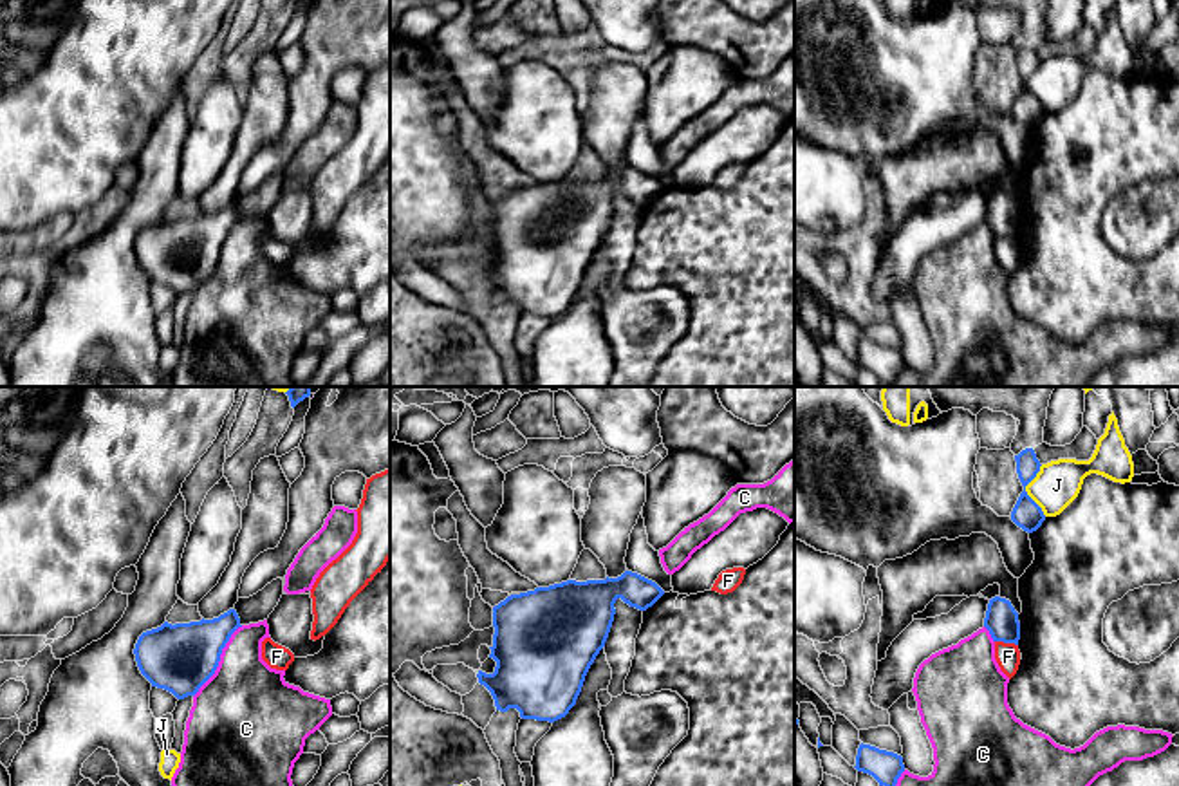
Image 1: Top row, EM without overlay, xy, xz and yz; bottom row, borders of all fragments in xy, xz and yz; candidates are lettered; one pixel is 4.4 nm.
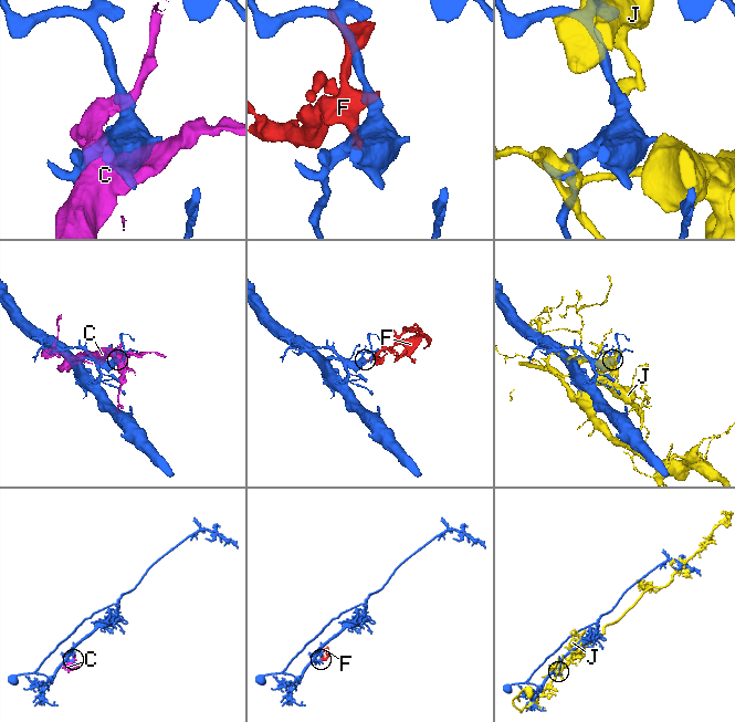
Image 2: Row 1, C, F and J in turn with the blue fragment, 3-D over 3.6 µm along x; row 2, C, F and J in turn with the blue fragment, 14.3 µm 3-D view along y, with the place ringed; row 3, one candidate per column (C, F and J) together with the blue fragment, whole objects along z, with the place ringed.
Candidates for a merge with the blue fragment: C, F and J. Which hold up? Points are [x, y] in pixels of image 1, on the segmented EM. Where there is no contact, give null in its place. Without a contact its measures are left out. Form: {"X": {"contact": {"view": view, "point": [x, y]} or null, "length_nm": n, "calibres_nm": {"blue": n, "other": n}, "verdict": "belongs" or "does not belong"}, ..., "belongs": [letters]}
{"C": {"contact": {"view": "xy", "point": [219, 660]}, "length_nm": 380, "calibres_nm": {"blue": 300, "other": 420}, "verdict": "does not belong"}, "F": {"contact": {"view": "yz", "point": [1006, 642]}, "length_nm": 110, "calibres_nm": {"blue": 150, "other": 110}, "verdict": "does not belong"}, "J": {"contact": {"view": "yz", "point": [1024, 490]}, "length_nm": 240, "calibres_nm": {"blue": 130, "other": 200}, "verdict": "does not belong"}, "belongs": []}

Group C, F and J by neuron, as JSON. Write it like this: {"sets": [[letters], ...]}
{"sets": [["C"], ["F"], ["J"]]}

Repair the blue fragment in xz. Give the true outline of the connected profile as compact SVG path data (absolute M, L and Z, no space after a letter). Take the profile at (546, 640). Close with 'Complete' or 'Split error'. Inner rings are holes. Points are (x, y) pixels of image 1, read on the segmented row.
M632 571L617 578L567 580L511 594L493 607L495 634L489 658L497 667L493 674L478 670L478 683L491 692L497 710L516 708L522 719L554 723L576 705L585 676L608 638L616 600L646 611L663 594L655 582Z. Complete

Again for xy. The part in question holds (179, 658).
M235 609L213 620L168 623L139 636L134 654L141 674L152 687L177 699L195 696L215 674L222 649L242 627Z. Complete

